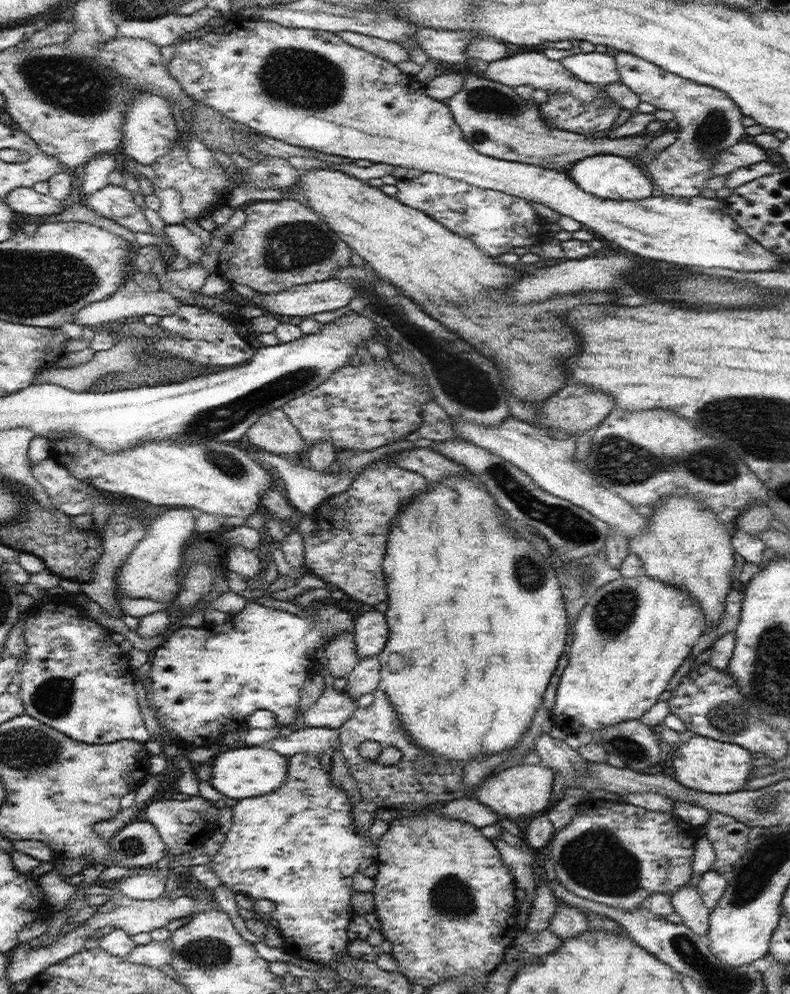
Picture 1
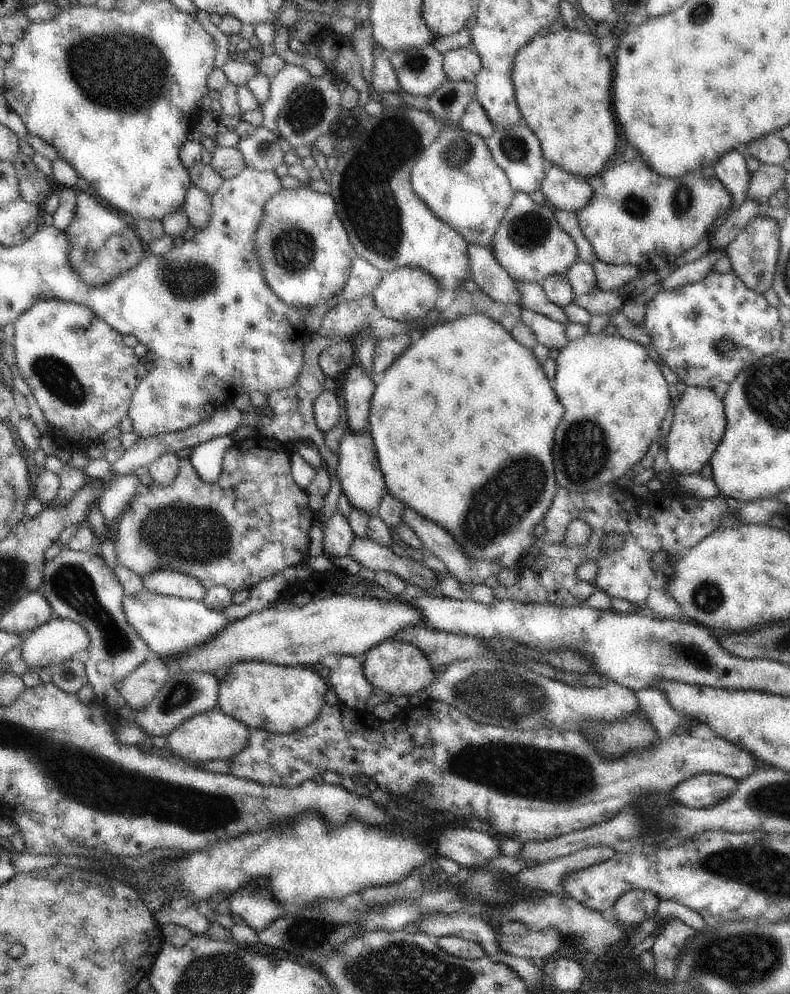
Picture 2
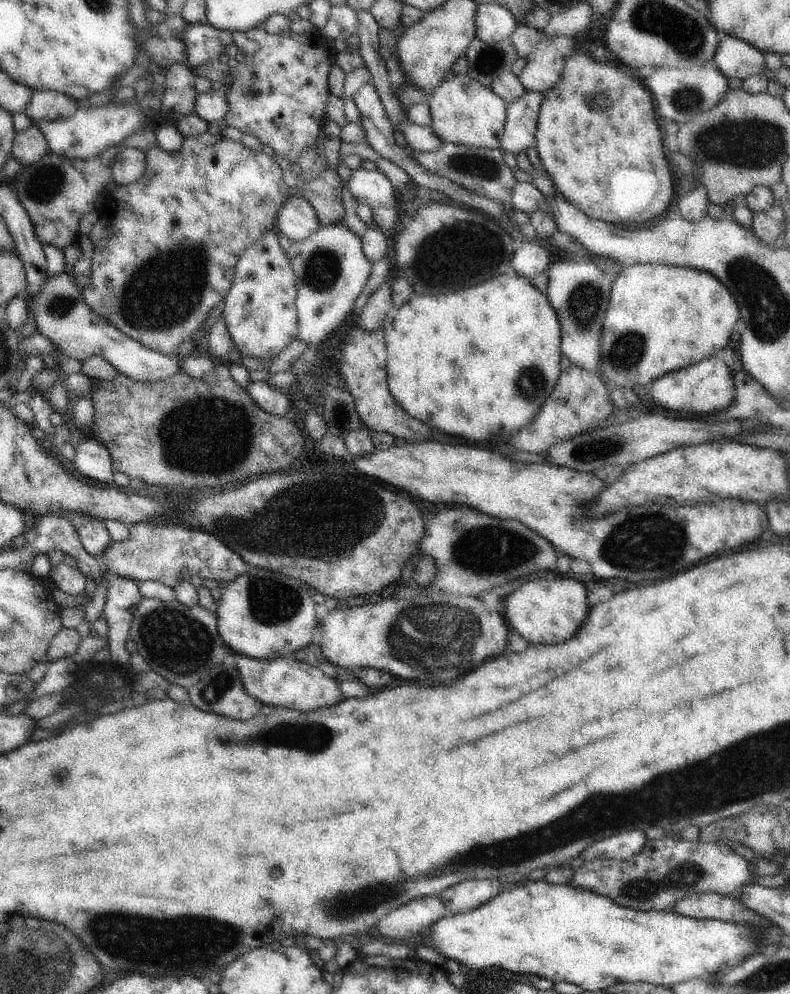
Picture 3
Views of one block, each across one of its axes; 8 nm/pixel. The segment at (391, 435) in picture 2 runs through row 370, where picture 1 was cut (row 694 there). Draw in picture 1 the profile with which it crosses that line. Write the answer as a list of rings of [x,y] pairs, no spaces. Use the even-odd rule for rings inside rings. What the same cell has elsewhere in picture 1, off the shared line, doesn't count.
[[[470,474],[468,477],[444,479],[432,485],[428,491],[416,495],[416,499],[412,499],[412,503],[408,503],[394,517],[382,563],[387,584],[387,600],[390,602],[388,611],[385,613],[390,636],[383,651],[379,654],[381,671],[378,687],[388,695],[394,710],[398,713],[403,729],[418,747],[427,750],[430,754],[456,760],[462,766],[464,762],[467,764],[474,758],[483,758],[489,754],[512,749],[512,747],[516,748],[521,742],[523,734],[532,724],[534,713],[543,706],[544,692],[558,666],[558,659],[564,652],[566,637],[569,635],[567,632],[569,621],[563,592],[553,566],[548,558],[534,548],[533,544],[522,540],[504,524],[502,512],[505,518],[506,512],[498,508],[494,503],[494,498],[490,495],[490,490],[484,487],[476,476]]]

